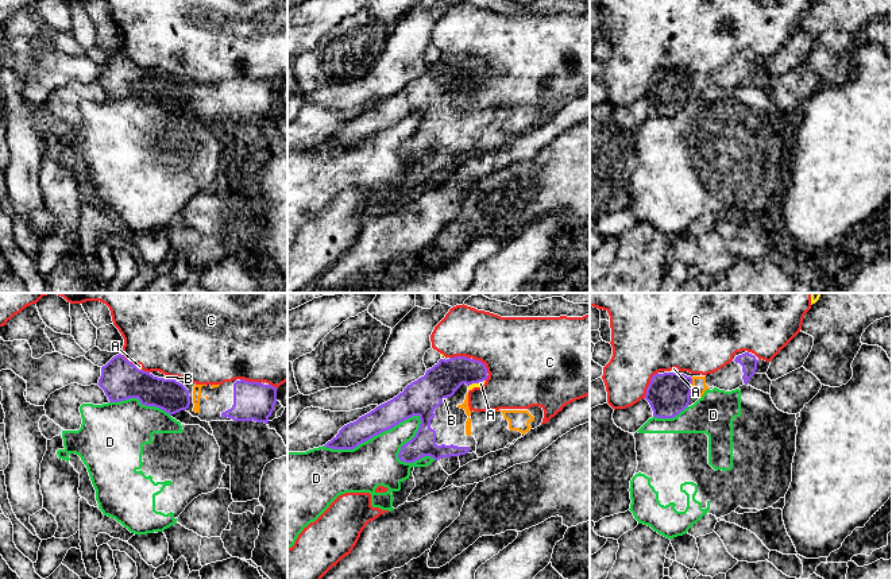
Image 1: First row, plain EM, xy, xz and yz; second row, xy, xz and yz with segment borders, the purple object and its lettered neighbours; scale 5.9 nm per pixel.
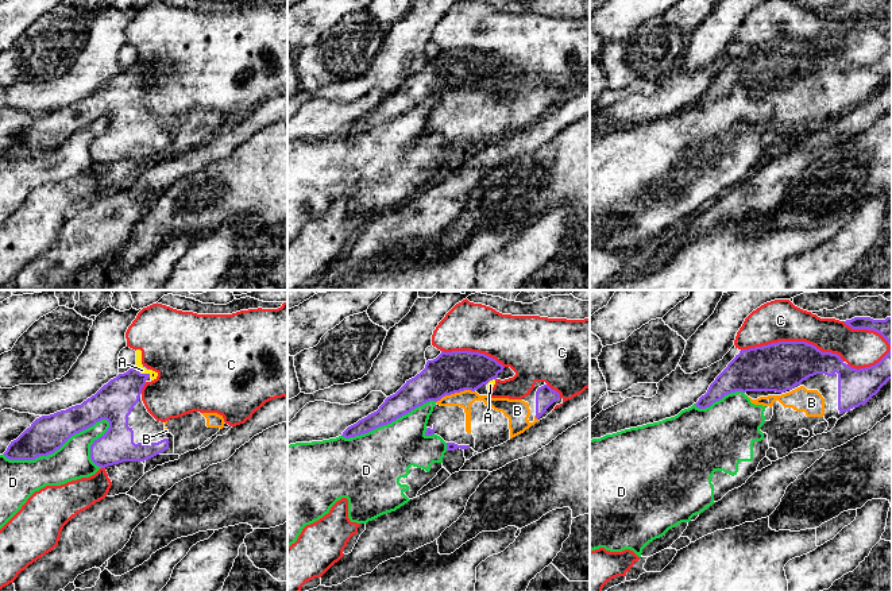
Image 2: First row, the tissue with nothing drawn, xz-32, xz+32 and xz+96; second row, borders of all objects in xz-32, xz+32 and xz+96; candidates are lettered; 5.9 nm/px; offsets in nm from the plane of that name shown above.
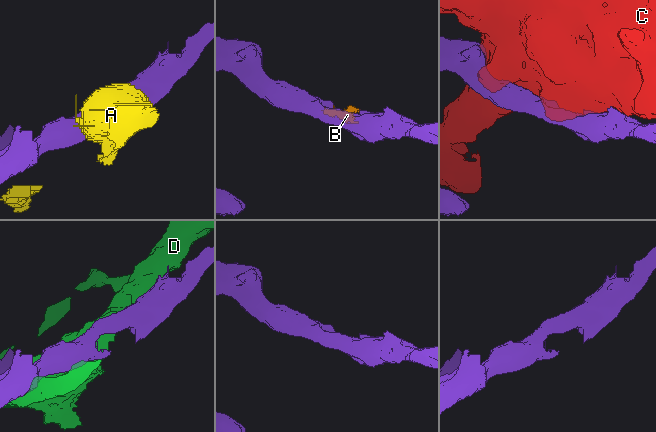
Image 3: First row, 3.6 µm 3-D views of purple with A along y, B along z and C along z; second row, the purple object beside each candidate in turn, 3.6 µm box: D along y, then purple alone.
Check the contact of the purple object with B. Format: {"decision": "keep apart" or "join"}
{"decision": "join"}

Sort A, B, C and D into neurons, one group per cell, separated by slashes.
A C / B / D

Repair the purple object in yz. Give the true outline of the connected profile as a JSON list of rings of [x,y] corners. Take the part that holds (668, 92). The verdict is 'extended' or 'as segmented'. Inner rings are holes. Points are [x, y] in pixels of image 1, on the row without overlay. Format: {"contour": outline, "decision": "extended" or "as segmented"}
{"contour": [[[741,49],[729,62],[713,72],[660,69],[652,74],[645,97],[653,108],[653,115],[673,116],[702,96],[708,85],[731,89],[748,82],[756,72],[757,59],[758,55],[754,51]]], "decision": "extended"}

